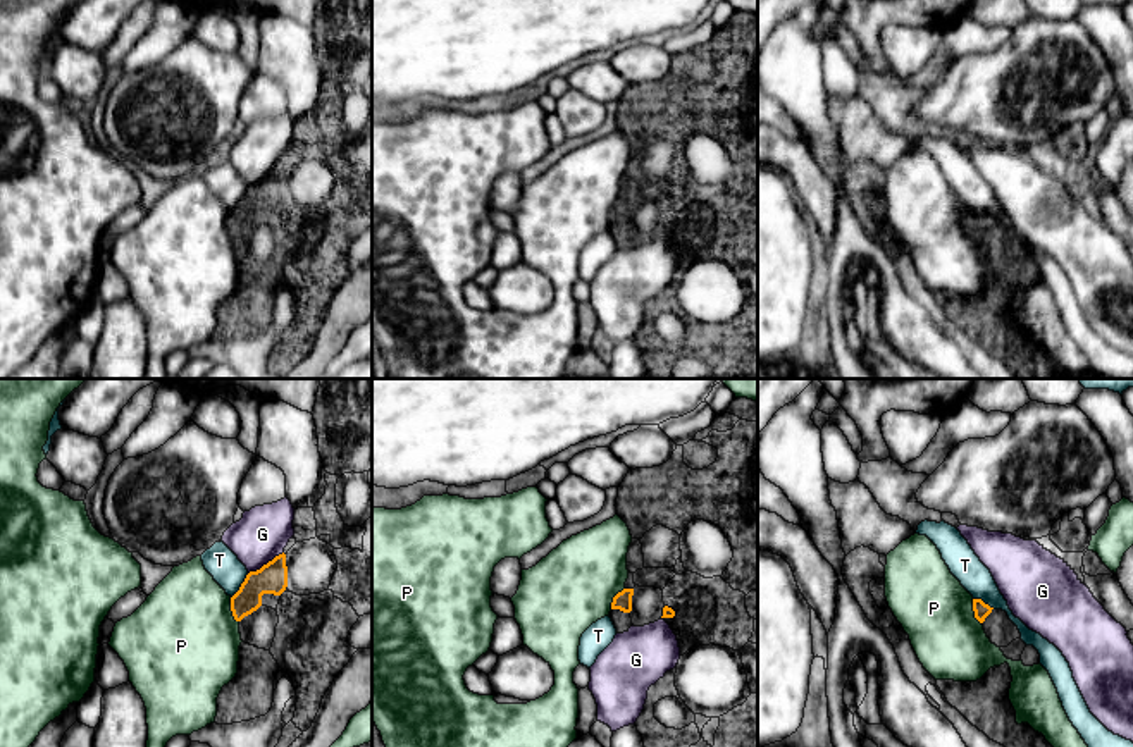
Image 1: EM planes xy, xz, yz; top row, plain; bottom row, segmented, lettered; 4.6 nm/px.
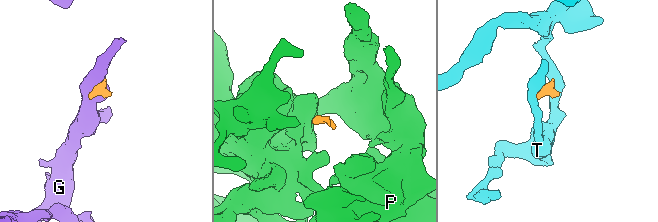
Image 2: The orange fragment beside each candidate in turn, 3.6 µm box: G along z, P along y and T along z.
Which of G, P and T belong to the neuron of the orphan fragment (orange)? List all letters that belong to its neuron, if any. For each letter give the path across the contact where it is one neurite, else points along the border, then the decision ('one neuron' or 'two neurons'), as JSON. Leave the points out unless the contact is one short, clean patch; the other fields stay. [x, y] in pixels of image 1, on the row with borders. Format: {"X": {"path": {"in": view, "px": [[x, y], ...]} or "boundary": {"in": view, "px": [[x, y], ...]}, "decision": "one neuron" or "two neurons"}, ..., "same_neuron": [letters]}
{"G": {"boundary": {"in": "xy", "px": [[283, 551], [248, 574]]}, "decision": "two neurons"}, "P": {"boundary": {"in": "xy", "px": [[229, 598], [229, 608], [238, 622]]}, "decision": "two neurons"}, "T": {"boundary": {"in": "xy", "px": [[248, 574], [231, 598]]}, "decision": "two neurons"}, "same_neuron": []}

